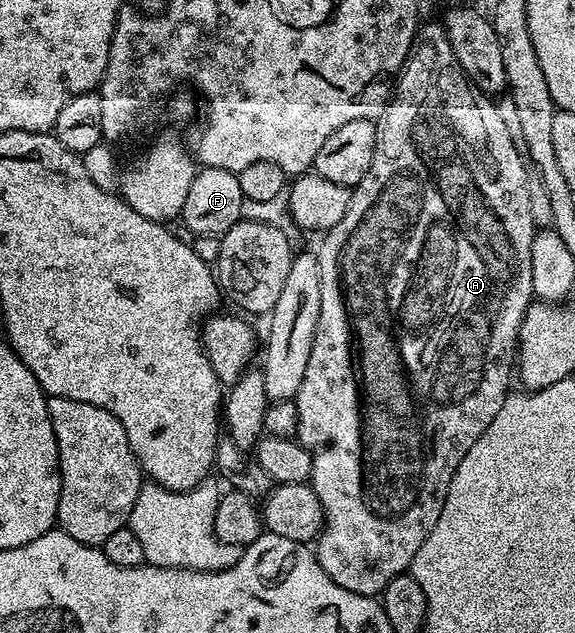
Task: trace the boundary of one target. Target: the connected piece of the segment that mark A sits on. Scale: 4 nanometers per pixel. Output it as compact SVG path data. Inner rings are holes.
M437 21L434 22L428 23L427 26L425 23L419 29L416 41L410 48L410 55L406 57L406 63L398 73L390 95L390 102L384 108L382 115L376 120L378 131L376 132L376 152L372 156L372 168L368 168L368 172L364 172L364 180L360 180L360 184L351 189L348 212L344 212L344 217L340 219L340 224L336 224L330 230L325 231L323 238L326 239L323 240L322 247L317 247L316 253L320 264L320 320L316 324L316 332L312 340L312 356L308 356L308 369L304 372L304 380L300 383L297 396L292 400L298 409L297 441L311 456L311 474L308 482L309 485L313 486L316 496L320 500L324 515L322 532L316 539L318 563L320 568L324 568L324 572L328 572L328 576L332 576L332 580L336 580L336 584L340 584L340 588L348 588L348 592L356 592L360 596L368 596L369 598L381 595L382 590L394 577L409 571L410 565L414 563L416 552L420 552L420 544L424 544L424 540L428 540L432 528L436 528L436 520L440 520L440 508L444 508L444 500L448 496L448 484L452 484L452 476L456 472L460 460L464 460L468 448L472 448L472 444L476 444L476 440L480 440L484 428L488 428L488 424L492 424L492 420L496 420L496 412L500 412L506 395L511 393L510 378L512 382L512 371L516 366L520 324L524 320L526 309L530 307L530 303L534 298L534 289L532 288L532 240L536 233L536 227L529 203L532 186L530 182L526 183L526 168L528 170L528 166L524 161L523 151L520 149L512 130L512 135L510 135L510 130L506 127L506 122L502 119L501 112L494 107L495 99L489 94L483 94L481 88L475 86L470 81L469 76L460 68L460 64L452 52L452 44L446 38L445 26Z

